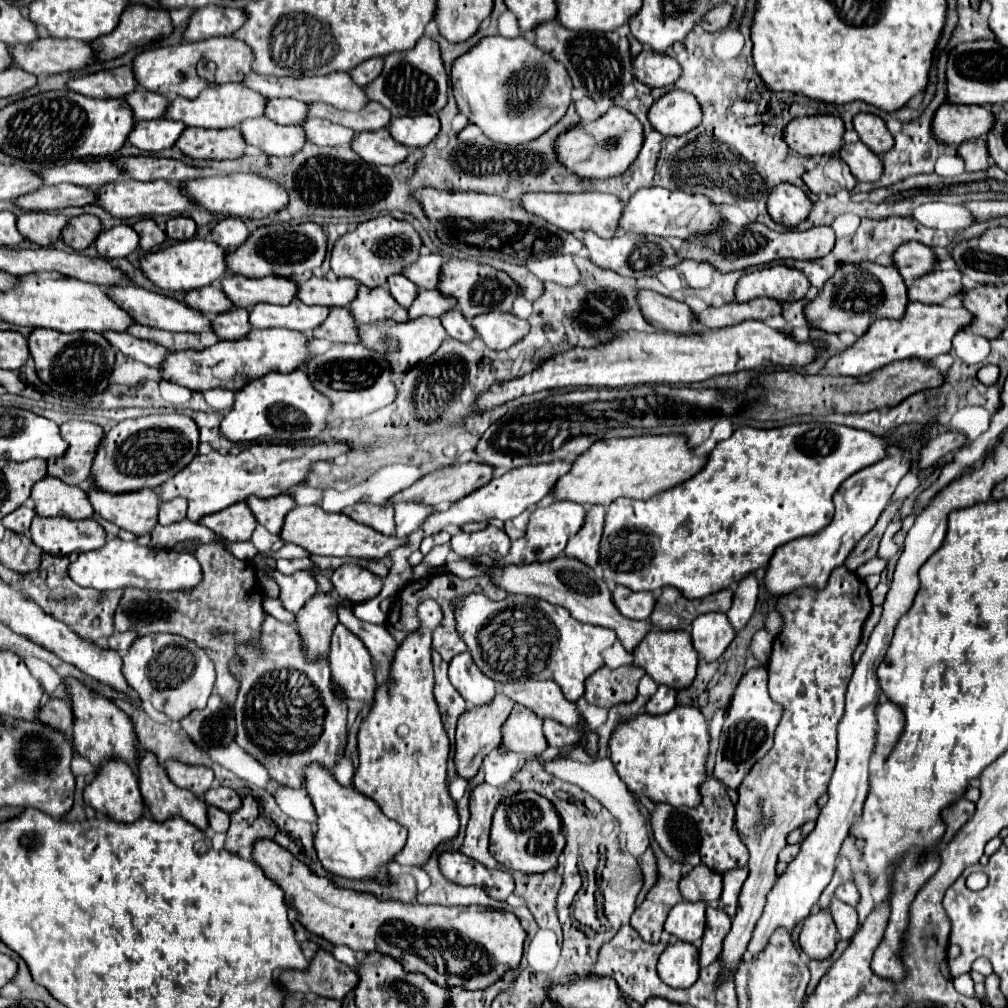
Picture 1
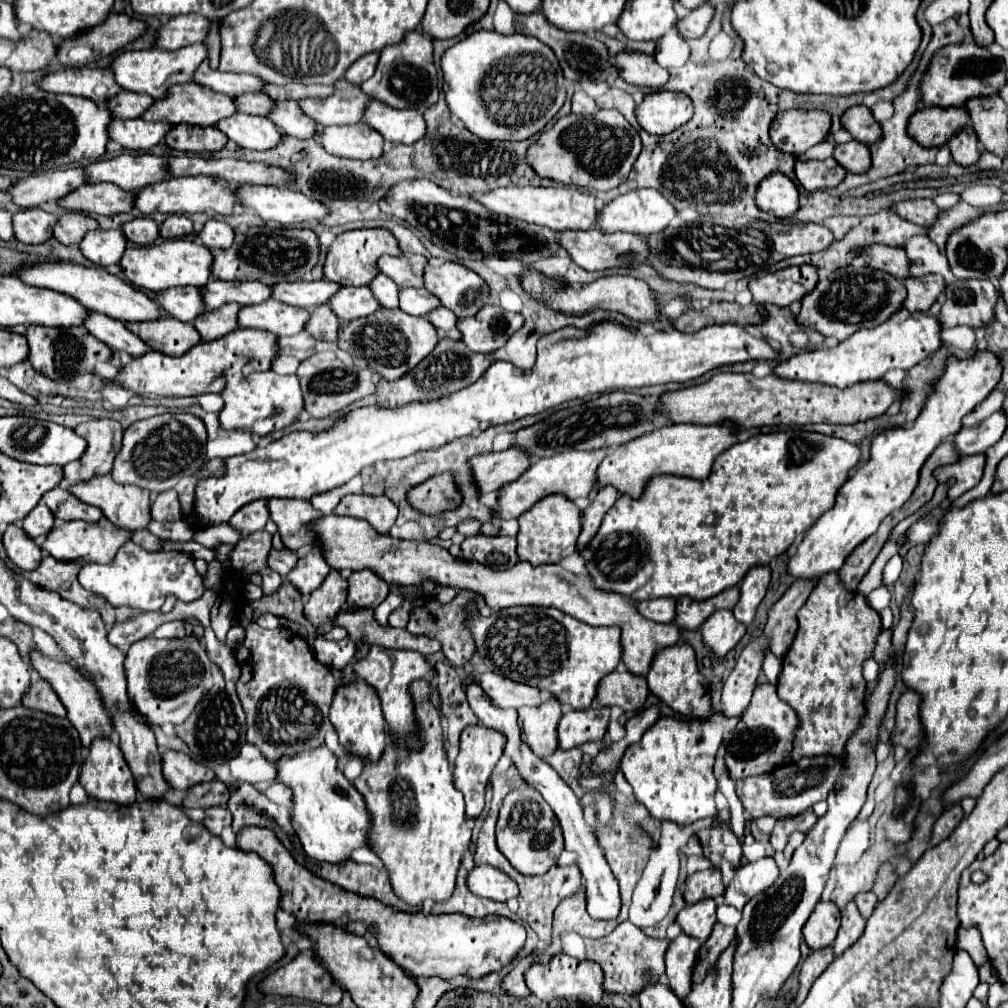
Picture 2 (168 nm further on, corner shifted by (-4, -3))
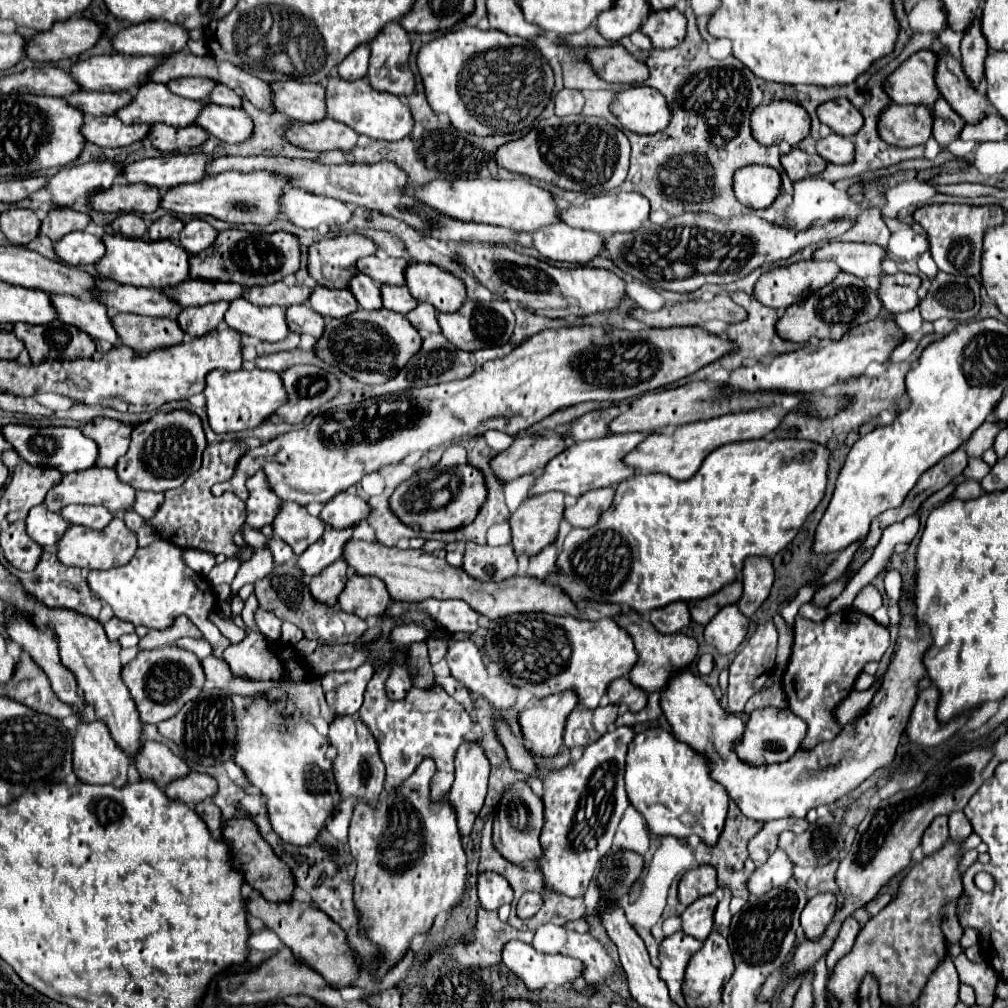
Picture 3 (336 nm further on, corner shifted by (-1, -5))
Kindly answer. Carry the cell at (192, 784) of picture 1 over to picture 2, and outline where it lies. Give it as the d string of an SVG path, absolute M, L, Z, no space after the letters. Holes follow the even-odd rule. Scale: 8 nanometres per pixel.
M177 751L163 753L163 775L173 789L181 789L181 791L187 791L199 783L207 783L215 779L215 773L209 767Z

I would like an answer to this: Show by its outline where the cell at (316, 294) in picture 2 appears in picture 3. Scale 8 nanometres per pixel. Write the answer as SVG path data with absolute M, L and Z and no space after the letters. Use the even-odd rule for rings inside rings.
M282 281L272 283L272 285L254 285L244 291L244 299L254 303L254 305L280 305L280 307L290 307L296 303L306 303L308 301L308 287L300 285L284 285Z

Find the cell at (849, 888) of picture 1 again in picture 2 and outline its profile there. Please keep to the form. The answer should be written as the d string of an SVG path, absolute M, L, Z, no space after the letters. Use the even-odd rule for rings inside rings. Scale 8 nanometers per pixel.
M871 891L855 895L853 901L857 903L857 907L859 907L859 911L861 911L861 915L863 915L865 919L873 913L873 909L875 909L875 905L877 905L877 897L875 897Z

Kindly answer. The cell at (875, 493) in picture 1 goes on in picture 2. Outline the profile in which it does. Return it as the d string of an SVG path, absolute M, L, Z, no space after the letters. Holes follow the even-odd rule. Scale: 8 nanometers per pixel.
M979 343L979 351L973 359L969 361L957 361L955 357L949 357L947 361L947 371L945 375L939 379L937 389L933 395L929 395L921 415L915 419L915 423L911 427L895 427L889 429L885 433L881 433L879 437L873 439L871 445L871 459L859 467L849 479L847 483L839 489L837 493L837 505L827 511L825 515L819 517L819 521L805 533L803 541L795 547L795 553L789 557L787 563L787 571L789 575L793 575L795 579L817 579L829 571L839 571L841 565L845 563L845 559L851 555L851 551L863 543L869 535L873 535L879 527L879 523L895 509L899 509L913 493L915 485L917 485L917 477L919 477L919 469L921 465L927 461L927 457L933 453L933 449L939 445L939 441L943 437L955 435L961 429L961 419L973 411L991 391L993 387L999 383L999 375L1001 375L1001 367L999 367L999 359L995 355L991 355L989 351L983 349L983 343Z

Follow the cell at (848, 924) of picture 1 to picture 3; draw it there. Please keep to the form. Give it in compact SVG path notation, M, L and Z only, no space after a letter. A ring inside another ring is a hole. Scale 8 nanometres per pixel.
M854 917L844 921L844 925L842 925L842 929L840 929L836 941L834 941L834 949L828 951L828 955L826 955L826 965L828 965L830 973L832 973L834 965L852 949L858 931L860 931L860 925L858 925L858 921Z

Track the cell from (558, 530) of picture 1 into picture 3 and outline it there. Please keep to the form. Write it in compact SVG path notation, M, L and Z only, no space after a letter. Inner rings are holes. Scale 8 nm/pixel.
M552 491L528 497L510 515L514 553L536 555L546 545L556 541L558 527L564 515L564 493Z

